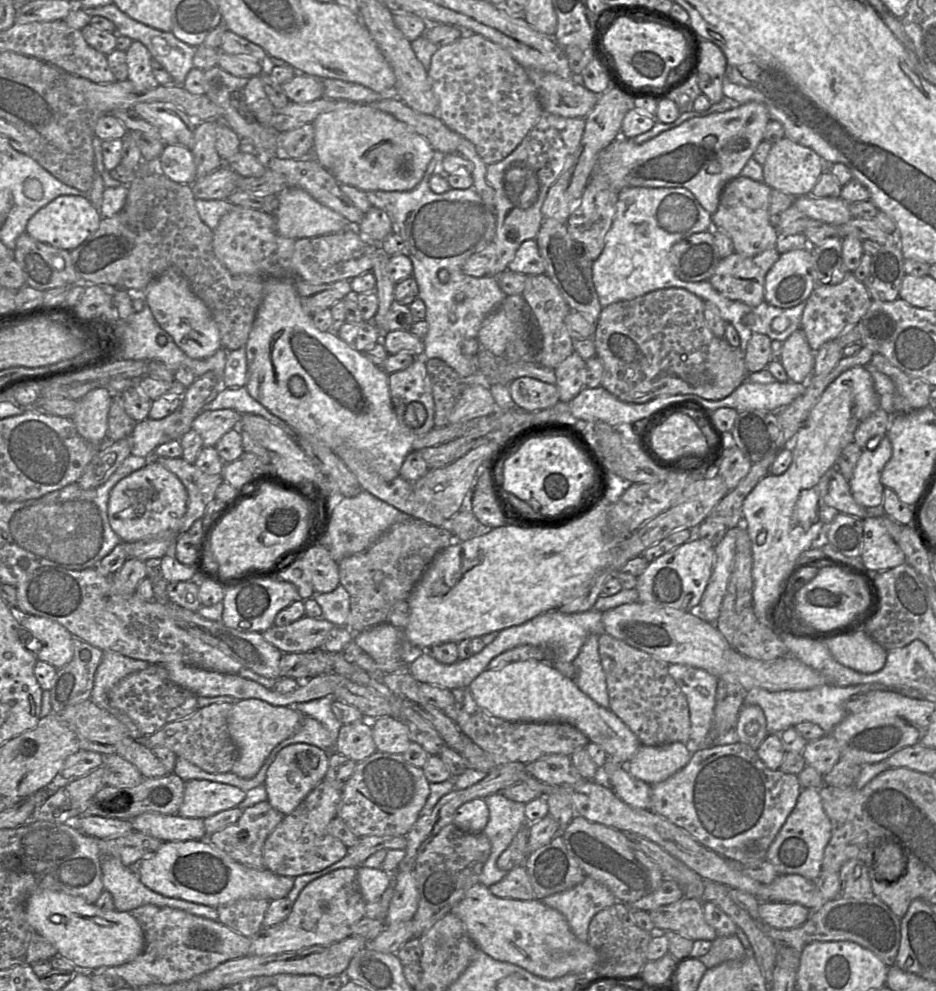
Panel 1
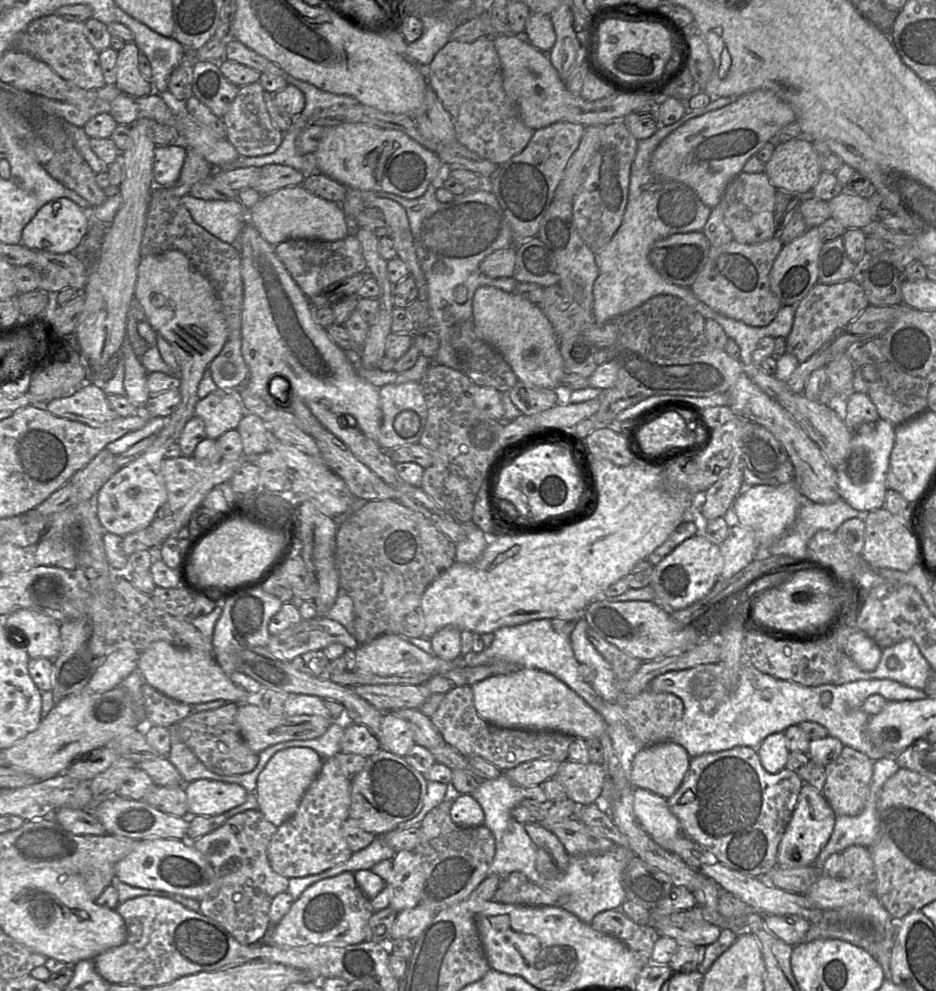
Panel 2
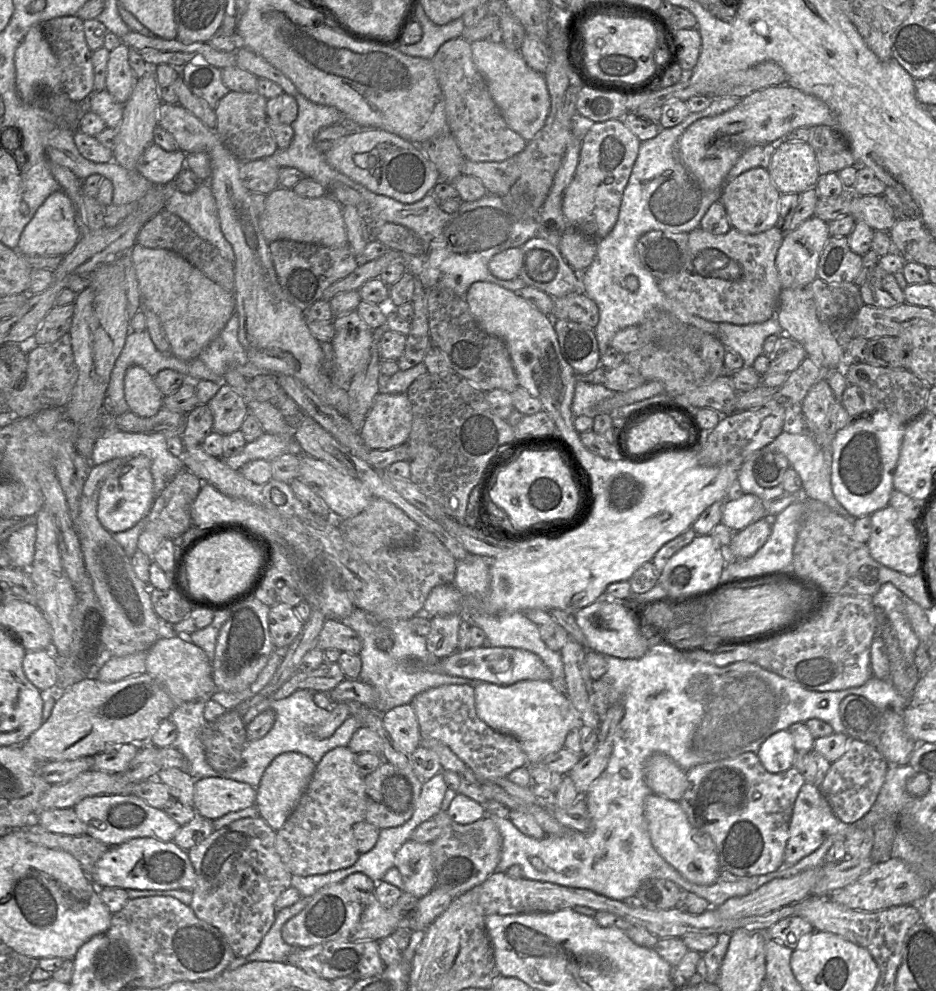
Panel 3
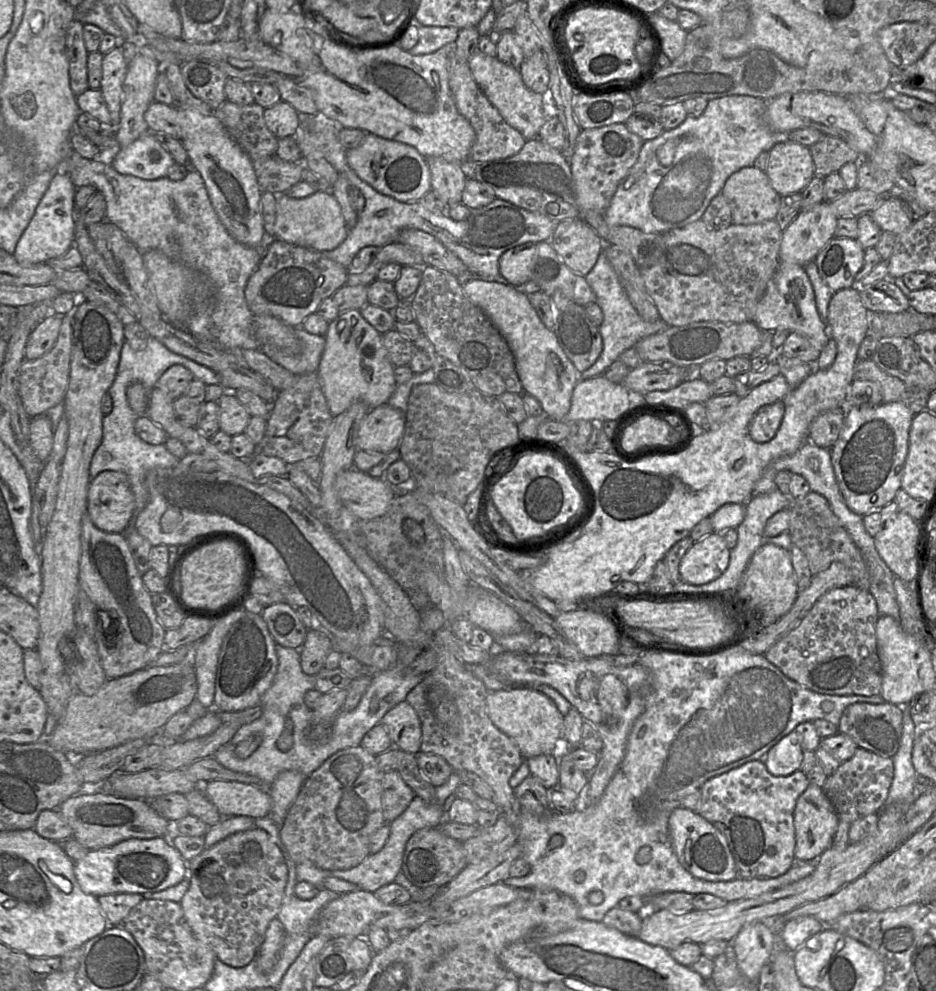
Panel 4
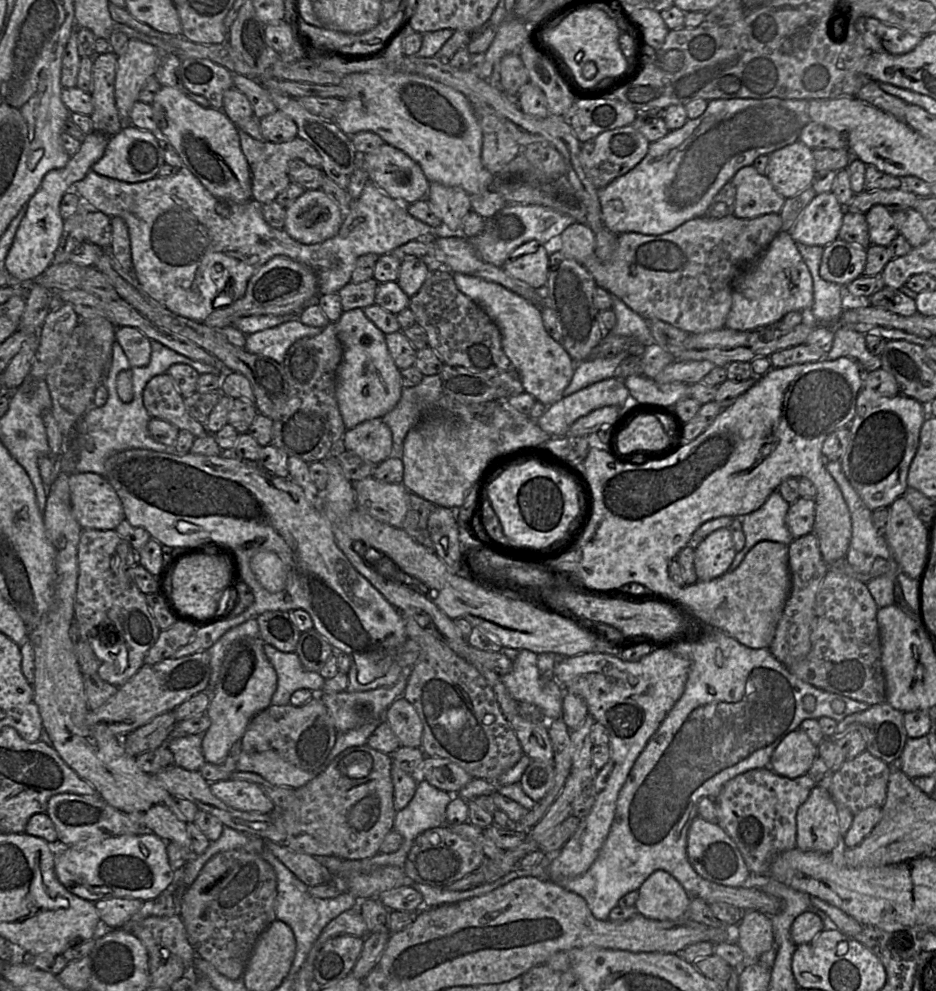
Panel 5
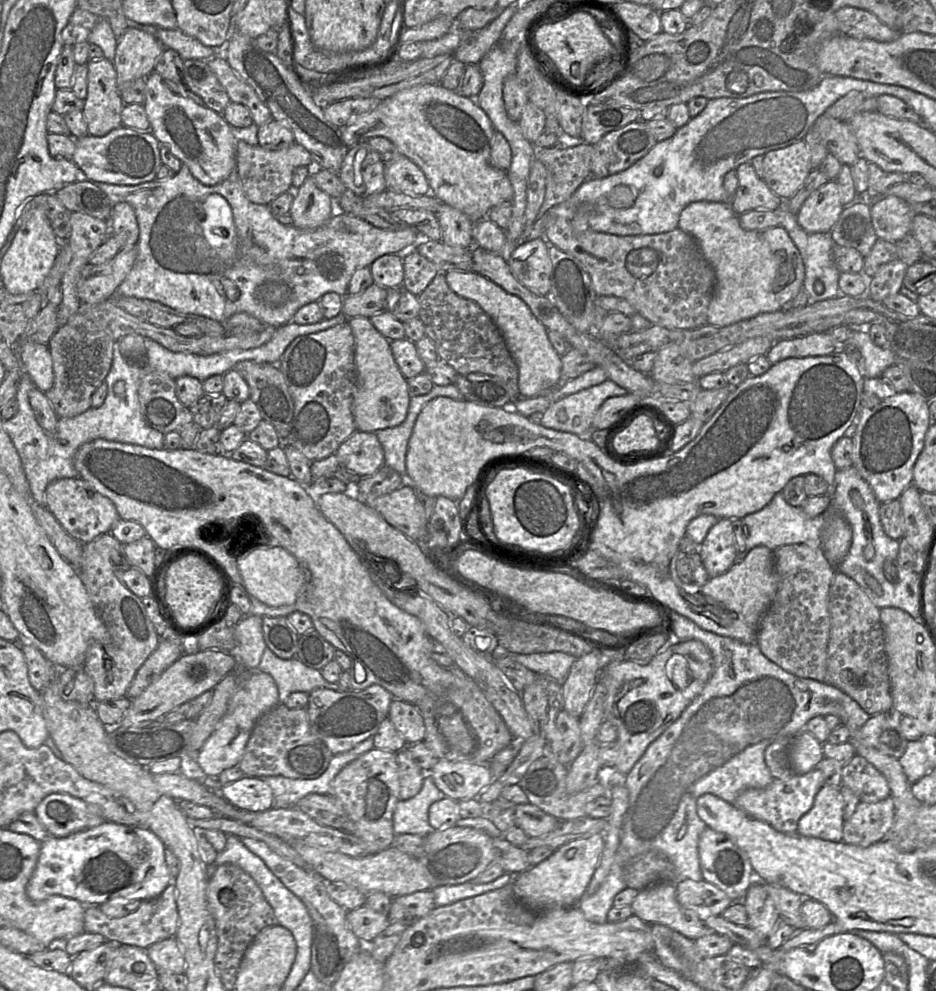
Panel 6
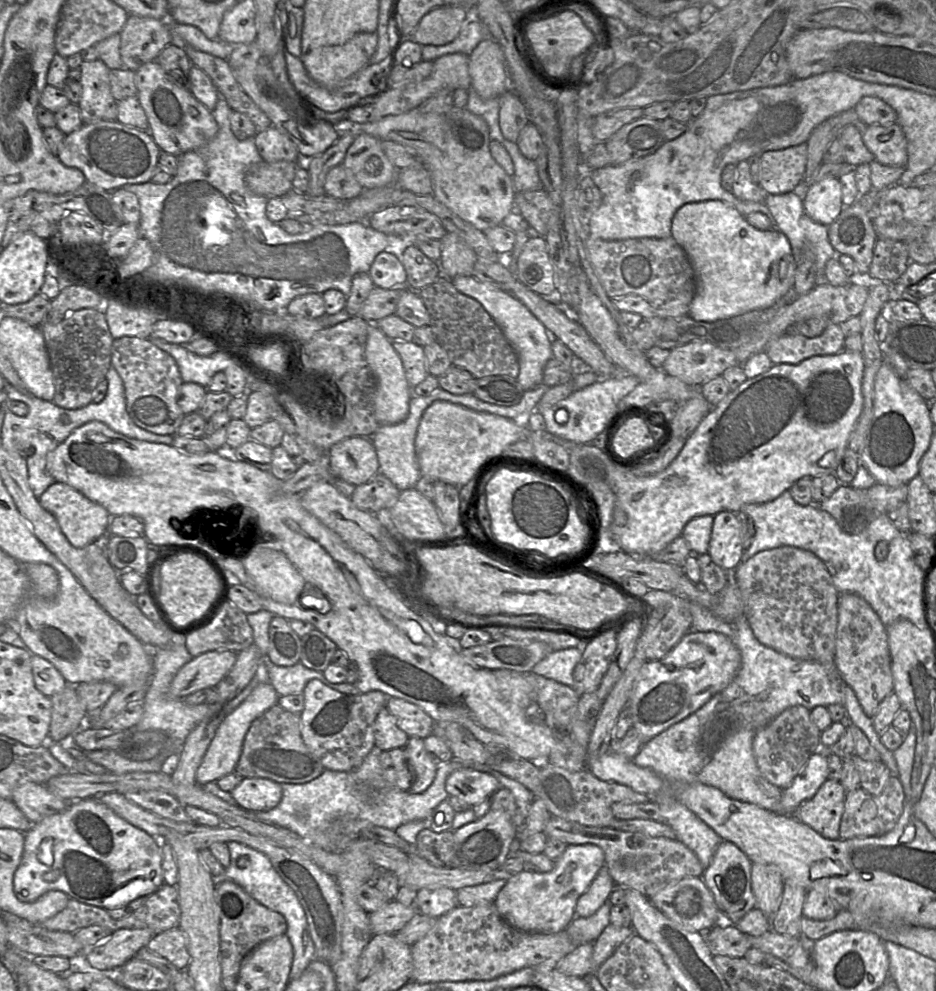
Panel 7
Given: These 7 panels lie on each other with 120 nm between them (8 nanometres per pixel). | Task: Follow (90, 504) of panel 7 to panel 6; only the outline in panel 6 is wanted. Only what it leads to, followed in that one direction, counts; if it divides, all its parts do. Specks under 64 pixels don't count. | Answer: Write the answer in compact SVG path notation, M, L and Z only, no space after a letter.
M81 477L62 478L50 483L45 491L45 506L61 526L83 545L101 534L110 533L119 520L114 503Z

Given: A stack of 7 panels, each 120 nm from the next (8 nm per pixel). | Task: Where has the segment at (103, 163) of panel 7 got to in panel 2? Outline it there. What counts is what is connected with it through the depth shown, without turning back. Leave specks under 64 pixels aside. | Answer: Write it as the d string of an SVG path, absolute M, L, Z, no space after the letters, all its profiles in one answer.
M177 142L156 146L153 164L155 186L164 187L174 184L180 176L186 157L186 148Z

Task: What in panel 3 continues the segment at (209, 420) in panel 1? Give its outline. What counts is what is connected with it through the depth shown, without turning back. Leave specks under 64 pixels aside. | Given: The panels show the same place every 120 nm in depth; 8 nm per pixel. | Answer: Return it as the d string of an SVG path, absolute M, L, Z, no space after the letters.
M224 382L207 405L213 416L213 431L222 435L239 430L249 413L246 399Z

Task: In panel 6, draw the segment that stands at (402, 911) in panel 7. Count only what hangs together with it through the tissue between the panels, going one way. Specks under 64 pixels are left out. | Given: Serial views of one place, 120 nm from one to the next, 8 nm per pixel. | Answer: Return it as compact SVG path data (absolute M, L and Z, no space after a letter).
M366 905L348 911L346 918L352 931L366 945L391 923L388 915L376 912Z

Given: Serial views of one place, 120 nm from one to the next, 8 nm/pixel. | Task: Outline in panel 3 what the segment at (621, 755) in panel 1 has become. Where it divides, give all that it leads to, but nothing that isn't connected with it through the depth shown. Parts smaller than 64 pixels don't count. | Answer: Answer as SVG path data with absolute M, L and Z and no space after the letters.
M524 680L511 686L482 682L475 686L475 706L478 717L493 730L515 737L525 752L530 766L564 747L567 734L583 725L581 715L568 696L550 681Z

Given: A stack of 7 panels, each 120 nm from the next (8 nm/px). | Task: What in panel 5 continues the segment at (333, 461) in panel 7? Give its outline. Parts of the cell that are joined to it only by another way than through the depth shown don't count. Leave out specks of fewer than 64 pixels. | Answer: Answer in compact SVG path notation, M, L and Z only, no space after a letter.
M383 418L367 420L346 430L342 448L379 465L393 454L392 432Z

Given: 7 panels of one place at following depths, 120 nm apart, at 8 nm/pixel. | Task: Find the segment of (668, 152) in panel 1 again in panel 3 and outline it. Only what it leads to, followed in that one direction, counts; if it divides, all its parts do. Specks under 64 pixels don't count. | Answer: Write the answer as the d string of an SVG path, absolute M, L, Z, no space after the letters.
M789 85L767 87L745 96L726 112L692 123L677 142L677 154L700 188L711 192L723 188L729 171L748 148L776 144L794 129L819 125L835 127L824 101Z

